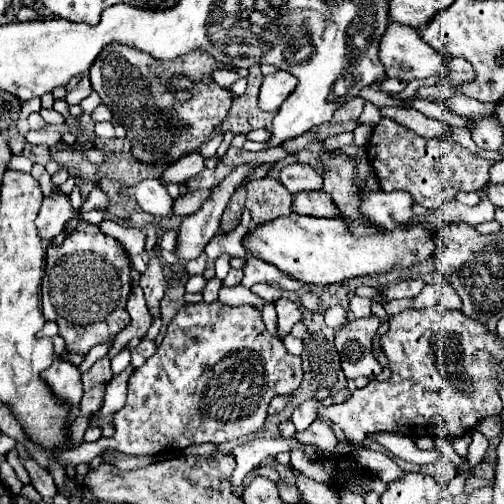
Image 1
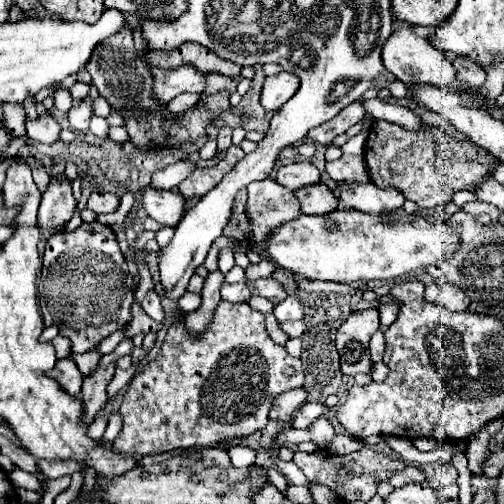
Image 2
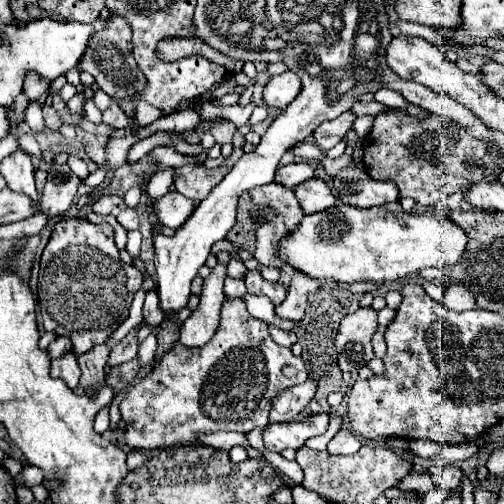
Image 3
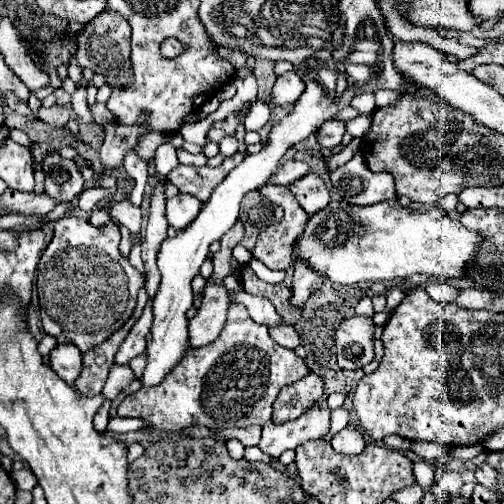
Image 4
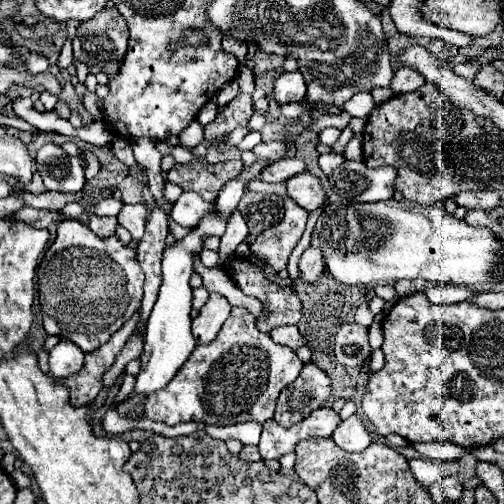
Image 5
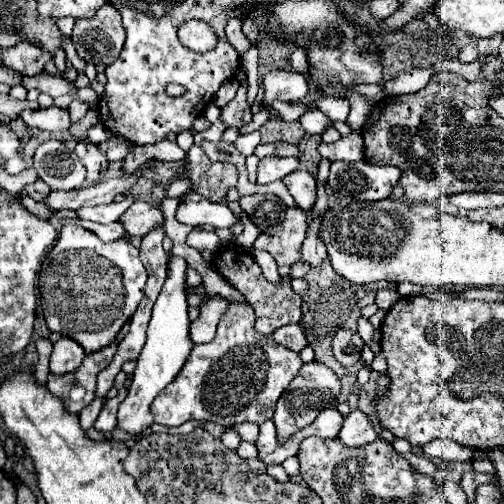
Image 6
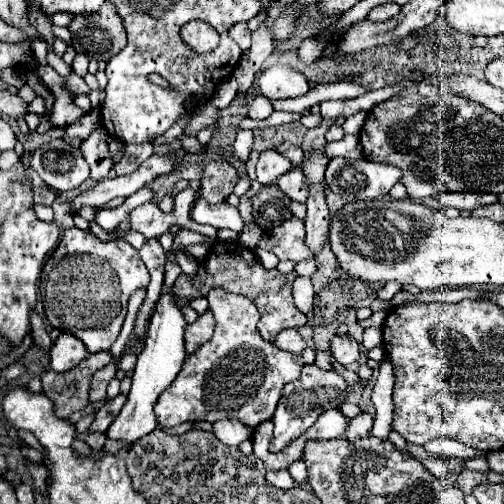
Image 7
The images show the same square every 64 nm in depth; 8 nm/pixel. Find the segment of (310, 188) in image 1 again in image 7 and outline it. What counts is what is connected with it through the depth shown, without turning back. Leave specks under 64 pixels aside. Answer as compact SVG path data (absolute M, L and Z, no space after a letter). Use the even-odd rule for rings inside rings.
M264 150L256 162L256 176L262 186L274 184L290 168L292 168L292 162L286 156L278 154L276 150Z

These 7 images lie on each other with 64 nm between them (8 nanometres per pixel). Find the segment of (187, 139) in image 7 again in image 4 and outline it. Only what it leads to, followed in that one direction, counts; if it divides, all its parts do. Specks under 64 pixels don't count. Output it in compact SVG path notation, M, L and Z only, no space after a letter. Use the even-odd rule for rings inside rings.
M236 152L234 156L226 158L218 168L196 168L196 166L182 166L178 164L170 174L168 174L168 182L172 182L182 194L190 194L196 196L200 202L206 202L212 194L212 190L226 178L226 174L240 164L240 160L244 158L244 154Z

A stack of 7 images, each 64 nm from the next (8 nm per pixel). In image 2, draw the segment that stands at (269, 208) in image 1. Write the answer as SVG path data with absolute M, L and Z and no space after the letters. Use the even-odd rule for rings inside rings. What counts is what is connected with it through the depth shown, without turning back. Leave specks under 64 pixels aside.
M274 178L258 180L248 184L248 218L252 222L252 238L258 248L258 252L266 256L264 242L266 232L274 228L276 224L284 224L288 220L294 220L300 214L298 200L292 190L278 184Z

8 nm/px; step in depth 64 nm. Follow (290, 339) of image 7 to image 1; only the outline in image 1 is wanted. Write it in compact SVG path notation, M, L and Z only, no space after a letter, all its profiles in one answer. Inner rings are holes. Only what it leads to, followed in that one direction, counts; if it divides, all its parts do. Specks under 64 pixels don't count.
M264 304L264 308L262 308L262 316L264 316L264 324L266 324L266 328L270 330L270 332L274 332L274 336L276 336L276 310L274 310L274 304Z

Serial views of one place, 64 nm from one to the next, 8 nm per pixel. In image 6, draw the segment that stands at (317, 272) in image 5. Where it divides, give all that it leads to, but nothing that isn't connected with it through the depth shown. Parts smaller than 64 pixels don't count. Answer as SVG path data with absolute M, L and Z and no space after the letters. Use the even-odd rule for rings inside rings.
M316 218L308 230L308 236L302 244L302 258L300 262L310 264L310 268L318 268L326 260L326 246L318 240L318 228L320 228L320 218Z

